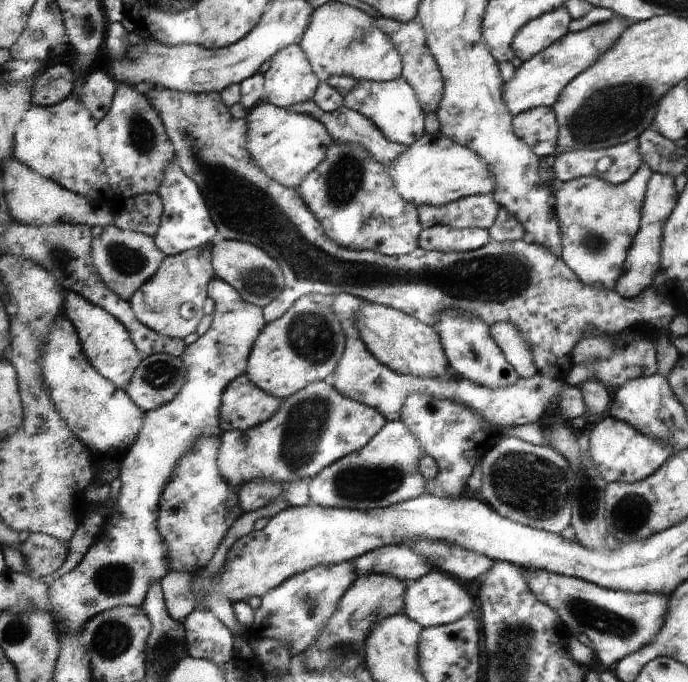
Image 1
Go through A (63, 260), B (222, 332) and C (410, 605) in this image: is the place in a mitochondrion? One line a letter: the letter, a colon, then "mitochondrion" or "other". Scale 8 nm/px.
A: mitochondrion
B: other
C: other

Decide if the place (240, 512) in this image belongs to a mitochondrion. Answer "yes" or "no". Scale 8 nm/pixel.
no

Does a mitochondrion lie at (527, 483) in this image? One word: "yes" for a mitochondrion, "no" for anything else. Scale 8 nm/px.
yes

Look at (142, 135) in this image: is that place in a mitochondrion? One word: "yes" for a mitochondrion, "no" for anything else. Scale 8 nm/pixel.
yes

